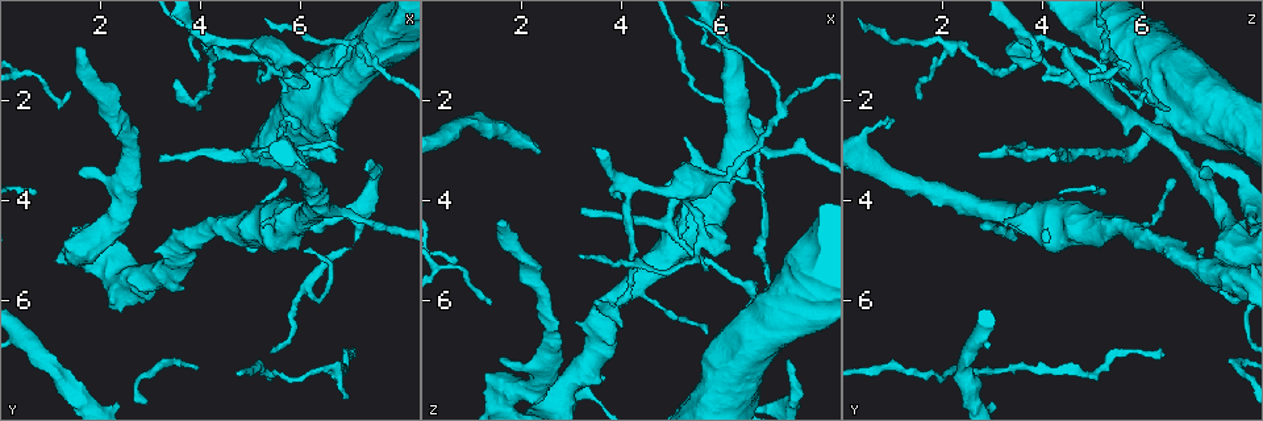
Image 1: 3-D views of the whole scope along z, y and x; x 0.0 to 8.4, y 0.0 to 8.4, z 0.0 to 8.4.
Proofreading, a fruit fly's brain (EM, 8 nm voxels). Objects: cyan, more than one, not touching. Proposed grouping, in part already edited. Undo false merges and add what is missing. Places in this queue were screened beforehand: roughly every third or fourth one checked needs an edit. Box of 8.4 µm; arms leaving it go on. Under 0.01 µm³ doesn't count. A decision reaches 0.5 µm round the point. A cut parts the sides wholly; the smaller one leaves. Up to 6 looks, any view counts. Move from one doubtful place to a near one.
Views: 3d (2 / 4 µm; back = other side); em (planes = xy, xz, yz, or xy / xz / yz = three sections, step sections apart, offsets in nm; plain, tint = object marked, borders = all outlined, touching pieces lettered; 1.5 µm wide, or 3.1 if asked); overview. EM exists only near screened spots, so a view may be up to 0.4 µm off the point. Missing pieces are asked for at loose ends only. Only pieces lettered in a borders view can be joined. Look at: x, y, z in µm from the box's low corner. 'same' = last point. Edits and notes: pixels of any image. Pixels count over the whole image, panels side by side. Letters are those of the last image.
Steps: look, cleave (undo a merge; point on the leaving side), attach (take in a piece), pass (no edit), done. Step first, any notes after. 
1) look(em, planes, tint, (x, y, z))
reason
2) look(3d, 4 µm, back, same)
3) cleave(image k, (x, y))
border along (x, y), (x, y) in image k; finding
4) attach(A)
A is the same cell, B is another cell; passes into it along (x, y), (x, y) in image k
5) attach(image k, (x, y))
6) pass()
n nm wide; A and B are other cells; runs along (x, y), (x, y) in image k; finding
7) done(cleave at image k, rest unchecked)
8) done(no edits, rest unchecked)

look(3d, 2 µm, (3.50, 1.60, 6.05))

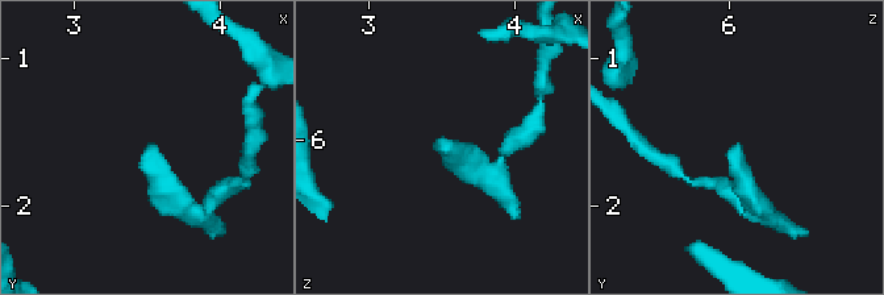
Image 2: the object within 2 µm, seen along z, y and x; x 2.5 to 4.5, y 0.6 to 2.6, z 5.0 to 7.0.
look(em, planes, borders, (3.48, 1.60, 6.08))

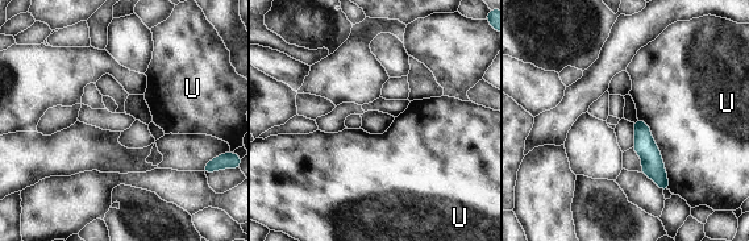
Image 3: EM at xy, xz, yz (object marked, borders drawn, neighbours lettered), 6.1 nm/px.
pass()
U touches over 500 nm; U is another cell; runs along (639, 123), (652, 165), (665, 187) in image 3; no lettered piece goes on from it

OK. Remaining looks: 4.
look(em, xz, step 8, borders, (7.30, 3.25, 7.15))
branch stops here

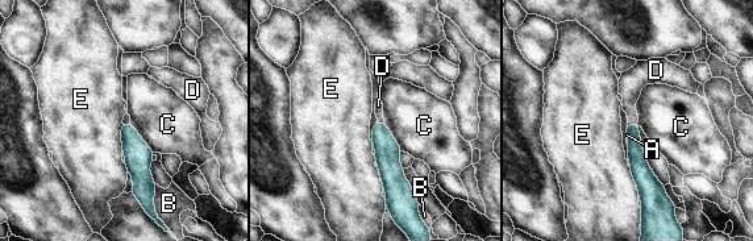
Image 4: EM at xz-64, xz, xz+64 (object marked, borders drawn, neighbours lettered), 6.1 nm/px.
look(em, planes, borders, same)
another direction

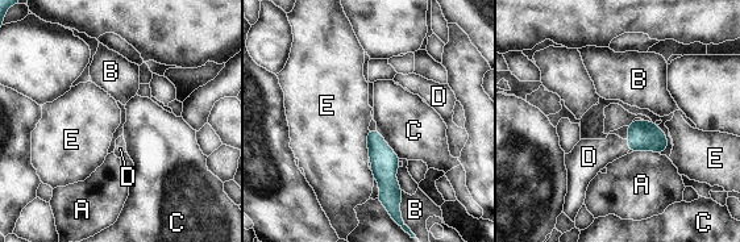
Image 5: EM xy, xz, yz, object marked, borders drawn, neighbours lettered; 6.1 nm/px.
attach(D)
C touches over 240 nm; D is the same cell, A, B, C and E are other cells; passes into it along (643, 134), (628, 144), (590, 155) in image 5; the neuron continues

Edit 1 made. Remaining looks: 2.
done(attach at image 5, rest unchecked)

